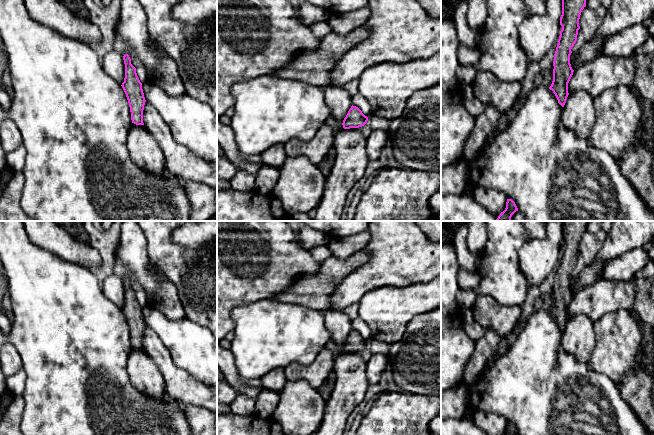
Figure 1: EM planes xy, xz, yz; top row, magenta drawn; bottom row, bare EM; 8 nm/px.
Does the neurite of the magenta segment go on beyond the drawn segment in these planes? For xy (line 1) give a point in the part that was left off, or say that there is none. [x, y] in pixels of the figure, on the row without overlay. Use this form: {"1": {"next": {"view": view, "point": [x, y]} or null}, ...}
{"1": {"next": null}}

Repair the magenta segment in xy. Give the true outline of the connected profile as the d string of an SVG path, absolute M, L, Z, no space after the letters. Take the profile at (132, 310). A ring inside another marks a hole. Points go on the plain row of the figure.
M125 278L123 284L125 288L125 302L121 310L129 327L131 344L136 349L144 349L143 334L146 324L142 307L137 300L136 292L131 288L129 279Z

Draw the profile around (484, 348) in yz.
M484 329L484 336L475 342L474 353L464 370L466 385L472 386L481 377L500 340L492 329Z

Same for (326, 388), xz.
M332 371L329 374L328 379L317 389L317 391L324 396L328 396L329 394L331 394L331 392L334 389L335 378L336 378L336 375L334 371Z

